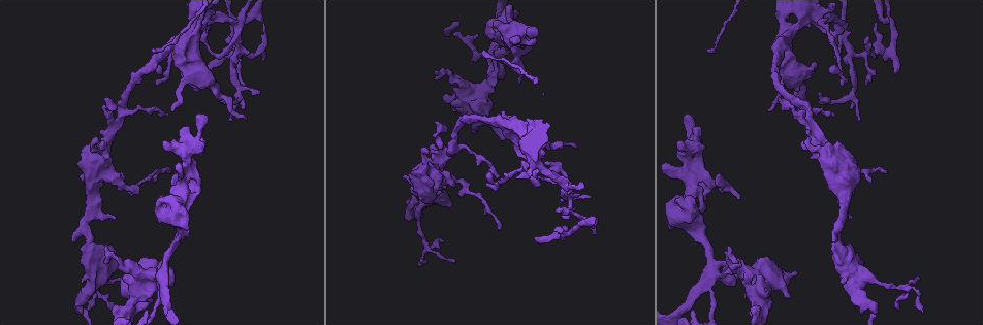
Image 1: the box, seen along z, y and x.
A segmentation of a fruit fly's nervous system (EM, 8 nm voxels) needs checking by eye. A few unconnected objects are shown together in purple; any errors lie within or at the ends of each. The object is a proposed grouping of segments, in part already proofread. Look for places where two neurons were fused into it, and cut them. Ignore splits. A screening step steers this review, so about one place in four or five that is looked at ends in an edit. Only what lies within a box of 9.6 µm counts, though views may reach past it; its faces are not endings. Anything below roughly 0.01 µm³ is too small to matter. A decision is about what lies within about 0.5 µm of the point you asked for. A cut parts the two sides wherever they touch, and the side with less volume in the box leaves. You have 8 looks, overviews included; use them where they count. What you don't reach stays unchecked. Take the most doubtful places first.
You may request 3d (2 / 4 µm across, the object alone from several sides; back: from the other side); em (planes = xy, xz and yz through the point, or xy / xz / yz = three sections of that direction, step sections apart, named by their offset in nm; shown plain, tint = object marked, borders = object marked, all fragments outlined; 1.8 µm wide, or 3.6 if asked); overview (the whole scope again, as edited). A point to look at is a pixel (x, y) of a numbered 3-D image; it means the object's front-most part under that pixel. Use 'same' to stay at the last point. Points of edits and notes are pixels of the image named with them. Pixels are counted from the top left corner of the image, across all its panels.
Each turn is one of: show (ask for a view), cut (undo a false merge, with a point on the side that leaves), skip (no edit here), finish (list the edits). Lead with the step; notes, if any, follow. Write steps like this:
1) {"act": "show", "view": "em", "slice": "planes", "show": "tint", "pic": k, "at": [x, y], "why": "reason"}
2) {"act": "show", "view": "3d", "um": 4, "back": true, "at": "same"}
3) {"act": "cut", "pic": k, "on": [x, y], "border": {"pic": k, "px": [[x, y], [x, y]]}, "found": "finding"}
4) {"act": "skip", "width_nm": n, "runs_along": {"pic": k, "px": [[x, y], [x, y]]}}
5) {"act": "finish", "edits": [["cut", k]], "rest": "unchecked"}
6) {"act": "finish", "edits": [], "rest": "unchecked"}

{"act": "show", "view": "em", "slice": "planes", "show": "tint", "pic": 1, "at": [557, 234]}

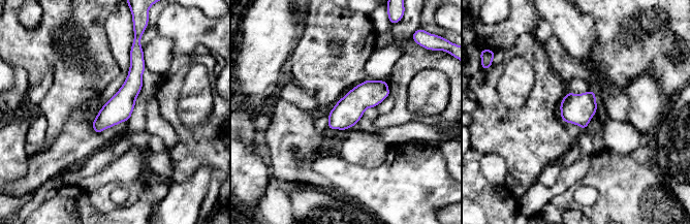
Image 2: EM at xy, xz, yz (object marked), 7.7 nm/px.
{"act": "skip", "runs_along": {"pic": 2, "px": [[136, 53], [132, 87], [97, 130]]}, "found": "continuous, no second neuron"}

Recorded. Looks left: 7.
{"act": "show", "view": "em", "slice": "planes", "show": "tint", "pic": 1, "at": [159, 267], "why": "abrupt turn"}

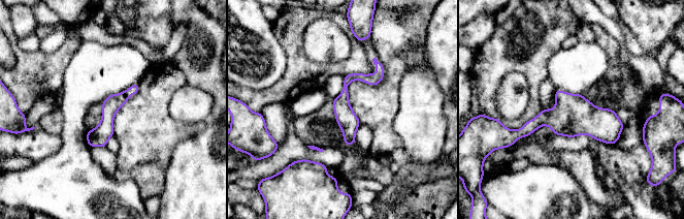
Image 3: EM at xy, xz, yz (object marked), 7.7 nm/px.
{"act": "skip", "runs_along": {"pic": 3, "px": [[379, 64], [373, 76], [346, 83], [347, 142]]}, "found": "one neuron here"}

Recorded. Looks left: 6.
{"act": "show", "view": "3d", "um": 2, "back": true, "pic": 1, "at": [507, 125], "why": "three arms meet"}

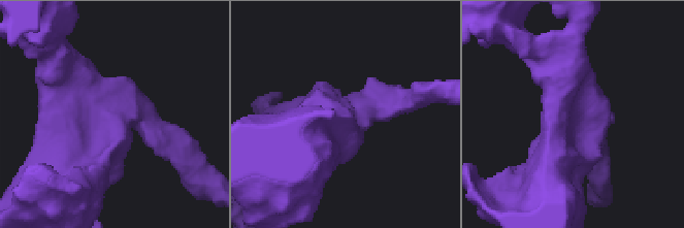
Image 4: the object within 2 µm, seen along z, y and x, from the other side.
{"act": "show", "view": "em", "um": 3.6, "slice": "xz", "step": 4, "show": "tint", "pic": 4, "at": [577, 117], "arms": 3, "arm_widths_nm": [220, 300, 440], "why": "need the tissue"}

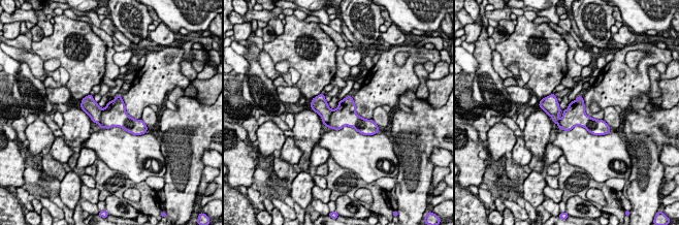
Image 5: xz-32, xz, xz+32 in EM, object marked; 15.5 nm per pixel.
{"act": "show", "view": "em", "um": 3.6, "slice": "yz", "step": 16, "show": "tint", "at": "same"}

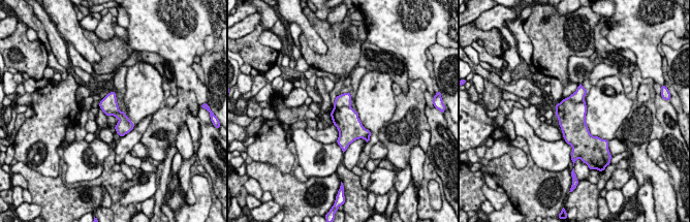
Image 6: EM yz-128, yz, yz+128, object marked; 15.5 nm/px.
{"act": "cut", "pic": 6, "on": [571, 116], "border": {"pic": 6, "px": [[568, 97], [574, 102], [584, 100]]}, "found": "a second neuron is stuck on"}

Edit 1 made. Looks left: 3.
{"act": "finish", "edits": [["cut", 6]], "rest": "unchecked"}

